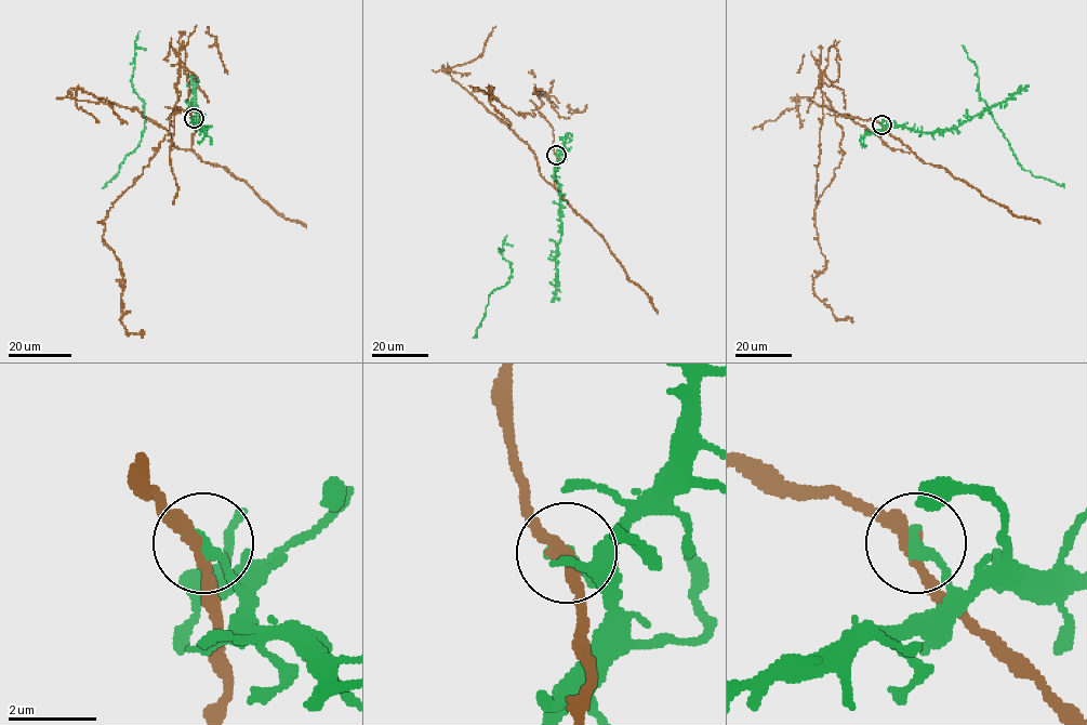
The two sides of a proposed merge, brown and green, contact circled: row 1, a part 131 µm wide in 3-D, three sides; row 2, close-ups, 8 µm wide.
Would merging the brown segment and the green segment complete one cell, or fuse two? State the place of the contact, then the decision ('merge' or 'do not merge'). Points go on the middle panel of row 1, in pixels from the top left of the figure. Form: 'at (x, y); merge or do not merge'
at (556, 155); do not merge

